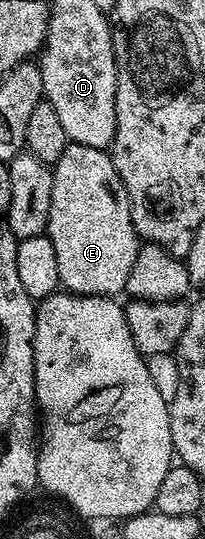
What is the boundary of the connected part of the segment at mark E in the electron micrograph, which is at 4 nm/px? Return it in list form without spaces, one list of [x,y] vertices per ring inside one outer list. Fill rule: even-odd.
[[[70,142],[52,171],[47,233],[55,244],[61,286],[71,294],[120,295],[137,259],[139,239],[131,220],[127,188],[115,172],[112,157],[105,150]]]

